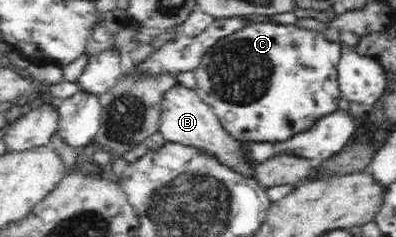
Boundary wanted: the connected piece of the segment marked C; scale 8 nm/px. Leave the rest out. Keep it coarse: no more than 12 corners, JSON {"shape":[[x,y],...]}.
{"shape":[[297,24],[217,40],[195,89],[239,142],[339,110],[340,44]]}

